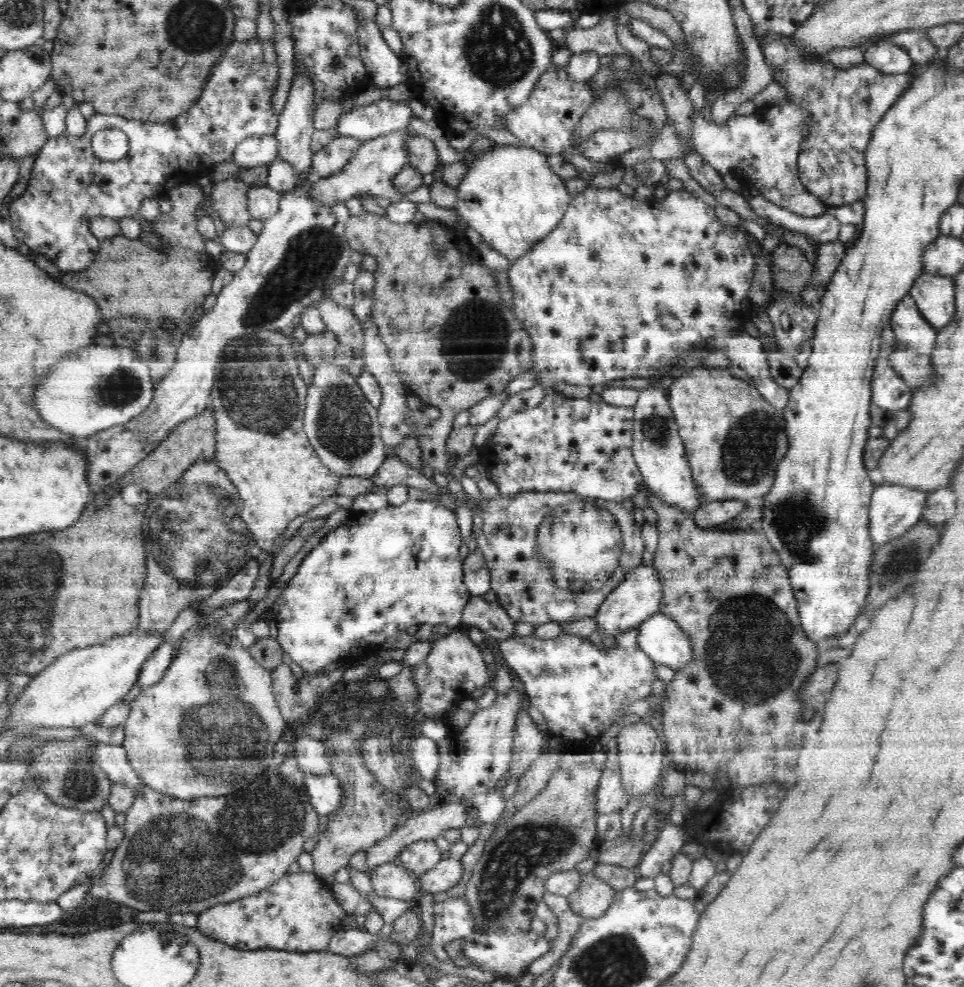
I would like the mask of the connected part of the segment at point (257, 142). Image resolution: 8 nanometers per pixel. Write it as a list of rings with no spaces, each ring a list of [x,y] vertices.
[[[276,135],[253,136],[243,140],[234,150],[232,161],[240,167],[259,167],[278,159]]]

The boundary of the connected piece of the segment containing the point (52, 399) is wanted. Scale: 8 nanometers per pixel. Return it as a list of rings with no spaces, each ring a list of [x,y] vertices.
[[[90,346],[54,364],[36,390],[36,408],[54,428],[86,440],[96,430],[123,425],[140,416],[154,398],[155,385],[147,362],[134,350]]]

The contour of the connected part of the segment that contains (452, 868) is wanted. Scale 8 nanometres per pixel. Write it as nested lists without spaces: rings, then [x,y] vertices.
[[[452,857],[442,859],[434,865],[434,868],[419,877],[422,890],[432,894],[456,886],[462,878],[464,878],[462,861]]]

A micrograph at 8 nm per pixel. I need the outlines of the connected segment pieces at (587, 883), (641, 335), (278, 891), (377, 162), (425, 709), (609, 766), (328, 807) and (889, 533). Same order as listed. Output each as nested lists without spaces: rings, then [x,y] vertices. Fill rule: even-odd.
[[[593,871],[580,872],[580,886],[576,892],[568,894],[570,910],[582,918],[602,916],[614,900],[617,890],[593,875]]]
[[[589,185],[584,192],[571,198],[569,208],[566,208],[566,213],[558,227],[554,228],[546,239],[536,244],[520,259],[510,263],[509,271],[504,277],[511,287],[512,303],[510,306],[532,339],[534,366],[531,370],[539,375],[537,385],[550,389],[558,383],[565,382],[593,387],[596,384],[604,385],[610,380],[620,378],[652,378],[658,371],[664,370],[671,360],[684,352],[694,350],[702,343],[706,344],[706,340],[711,340],[716,343],[717,351],[724,353],[724,356],[730,359],[731,364],[735,364],[747,372],[747,375],[753,379],[753,385],[760,391],[764,399],[775,406],[778,411],[782,411],[788,404],[789,389],[776,384],[776,380],[772,379],[770,365],[760,337],[752,337],[744,329],[742,330],[744,324],[750,321],[751,315],[756,312],[753,304],[749,302],[749,291],[752,280],[754,280],[755,256],[752,255],[748,242],[749,238],[745,236],[743,229],[729,227],[719,222],[714,207],[708,206],[701,198],[690,194],[684,188],[669,191],[658,206],[650,206],[642,195],[628,196],[620,193],[618,188],[604,189]],[[666,316],[678,320],[682,326],[678,330],[666,328],[662,324],[662,320]]]
[[[300,871],[299,873],[286,873],[268,888],[260,890],[258,894],[245,896],[210,907],[207,911],[198,914],[195,926],[202,934],[237,949],[282,949],[288,952],[324,951],[329,945],[330,936],[342,930],[359,928],[355,915],[350,916],[336,901],[329,886],[326,886],[314,873]]]
[[[406,127],[363,142],[356,154],[338,174],[312,181],[312,186],[308,188],[310,195],[322,205],[333,205],[338,201],[346,202],[359,194],[382,196],[389,198],[391,202],[399,201],[402,194],[393,187],[392,180],[402,168],[408,165],[406,142],[412,138],[411,133],[414,131]]]
[[[462,628],[451,629],[447,635],[436,636],[432,643],[425,662],[412,669],[412,682],[420,693],[417,715],[426,715],[428,719],[440,717],[449,705],[454,706],[476,689],[487,687],[492,680],[478,645],[468,638]]]
[[[609,754],[595,794],[597,814],[620,812],[629,803],[629,794],[622,788],[618,756]]]
[[[332,773],[323,776],[306,774],[304,783],[306,783],[310,803],[318,814],[328,817],[342,806],[344,793],[342,793],[338,776]]]
[[[878,484],[872,494],[869,514],[869,535],[874,549],[886,542],[892,542],[904,536],[918,521],[922,510],[927,506],[927,496],[930,493],[916,491],[902,485]]]

